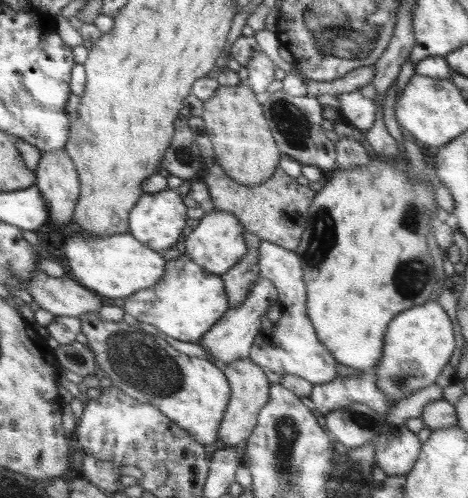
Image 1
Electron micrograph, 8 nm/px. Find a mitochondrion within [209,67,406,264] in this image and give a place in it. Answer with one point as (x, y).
(293, 125)

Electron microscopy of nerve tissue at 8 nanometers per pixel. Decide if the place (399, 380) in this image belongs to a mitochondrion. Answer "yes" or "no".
yes

